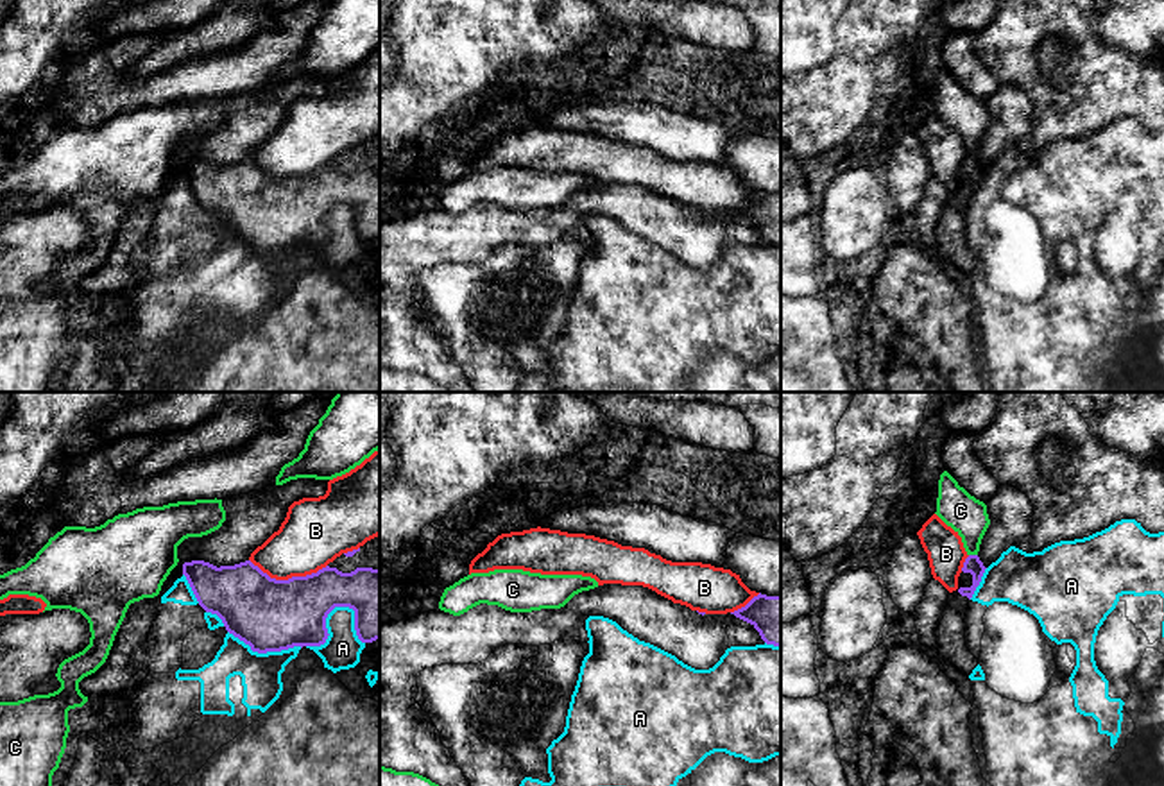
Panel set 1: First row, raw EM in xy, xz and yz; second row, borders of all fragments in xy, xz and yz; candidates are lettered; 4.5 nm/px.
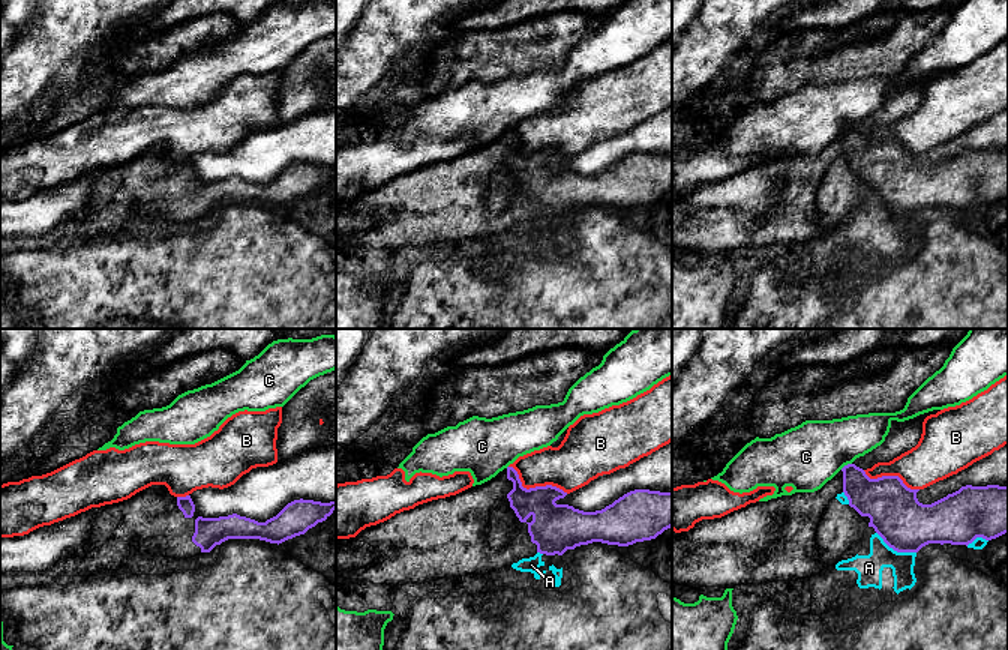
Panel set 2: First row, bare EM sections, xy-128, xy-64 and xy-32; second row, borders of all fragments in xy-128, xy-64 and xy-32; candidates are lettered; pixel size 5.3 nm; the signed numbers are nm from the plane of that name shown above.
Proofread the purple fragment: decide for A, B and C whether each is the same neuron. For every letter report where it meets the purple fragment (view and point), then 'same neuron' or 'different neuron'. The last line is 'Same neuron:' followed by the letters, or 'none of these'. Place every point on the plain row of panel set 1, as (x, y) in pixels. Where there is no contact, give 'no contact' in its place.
A: contact xy (325, 222); different neuron
B: contact xy (289, 178); different neuron
C: contact yz (973, 154); different neuron
Same neuron: none of these

